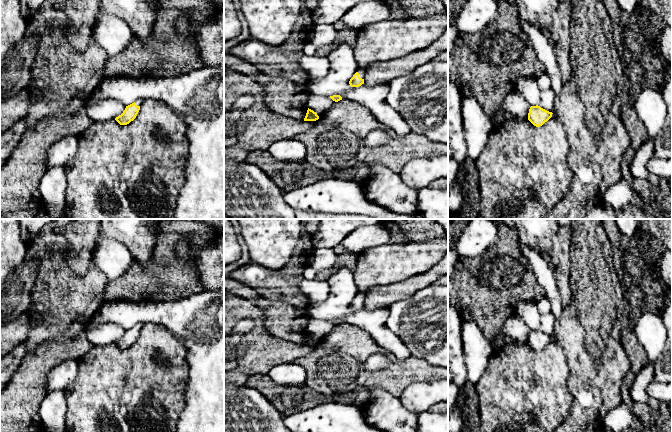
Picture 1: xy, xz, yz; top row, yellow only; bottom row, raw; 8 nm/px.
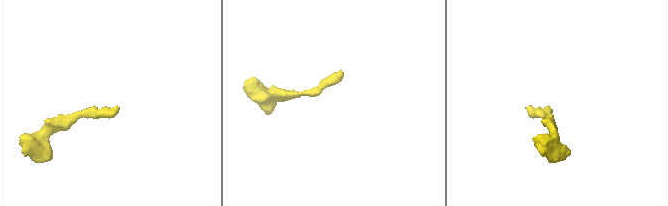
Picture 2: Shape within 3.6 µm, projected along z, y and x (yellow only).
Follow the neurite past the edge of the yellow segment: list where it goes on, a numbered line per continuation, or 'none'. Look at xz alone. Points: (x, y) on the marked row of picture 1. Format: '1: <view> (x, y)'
1: xz (384, 40)

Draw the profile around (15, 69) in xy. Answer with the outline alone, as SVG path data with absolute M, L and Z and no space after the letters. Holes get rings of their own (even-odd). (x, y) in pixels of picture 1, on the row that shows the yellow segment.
M25 36L0 62L0 103L24 90L30 82L38 38Z

